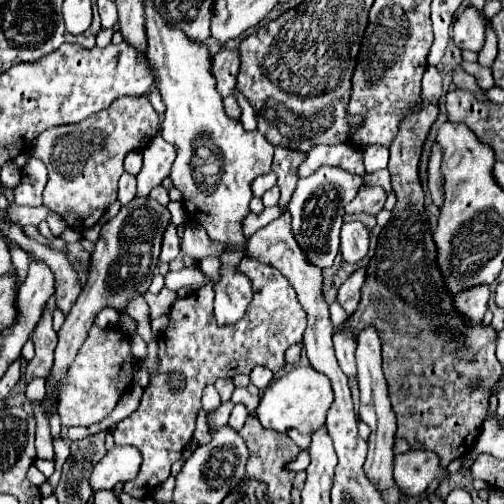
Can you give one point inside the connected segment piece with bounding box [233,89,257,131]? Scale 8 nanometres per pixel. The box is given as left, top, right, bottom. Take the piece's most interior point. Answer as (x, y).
(248, 119)

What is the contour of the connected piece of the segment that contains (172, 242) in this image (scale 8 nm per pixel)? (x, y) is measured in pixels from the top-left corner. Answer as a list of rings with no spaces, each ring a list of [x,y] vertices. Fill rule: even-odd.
[[[169,223],[165,235],[163,235],[163,245],[161,245],[161,255],[159,259],[169,263],[171,259],[175,259],[179,253],[179,237],[177,237],[177,227],[173,223]]]

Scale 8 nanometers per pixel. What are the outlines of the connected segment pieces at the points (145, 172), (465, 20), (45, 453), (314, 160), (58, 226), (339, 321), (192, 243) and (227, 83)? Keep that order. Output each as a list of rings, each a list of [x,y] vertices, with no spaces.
[[[161,135],[153,137],[143,149],[143,167],[137,175],[137,193],[135,197],[147,197],[149,191],[169,175],[175,159],[175,149]]]
[[[469,5],[469,7],[463,7],[455,17],[453,41],[459,49],[479,53],[485,43],[485,31],[487,31],[485,17],[477,11],[477,7]]]
[[[35,401],[35,403],[33,403],[33,411],[35,411],[36,420],[36,457],[52,460],[55,457],[53,437],[51,437],[51,433],[49,433],[49,421],[45,419],[45,415],[41,415],[41,401]]]
[[[317,145],[307,153],[307,159],[299,165],[299,177],[313,175],[319,167],[341,167],[355,175],[363,175],[363,153],[357,151],[353,145]]]
[[[49,213],[49,217],[47,217],[47,223],[49,223],[49,227],[51,227],[51,233],[53,233],[55,237],[59,237],[59,235],[63,233],[63,229],[67,229],[67,225],[63,223],[63,219],[61,219],[57,213]]]
[[[333,303],[333,305],[329,307],[329,311],[331,311],[331,323],[333,323],[335,327],[341,327],[341,325],[347,321],[347,313],[345,313],[345,309],[343,309],[339,303]]]
[[[187,225],[183,231],[183,241],[181,241],[181,251],[193,259],[203,259],[203,257],[217,257],[221,253],[221,245],[213,243],[207,237],[207,231],[197,225]]]
[[[219,51],[211,59],[211,73],[217,81],[217,91],[221,97],[227,97],[233,93],[237,83],[237,71],[239,71],[239,59],[237,51]]]

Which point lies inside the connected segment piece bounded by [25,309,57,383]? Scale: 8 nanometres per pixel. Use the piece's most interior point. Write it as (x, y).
(44, 336)

